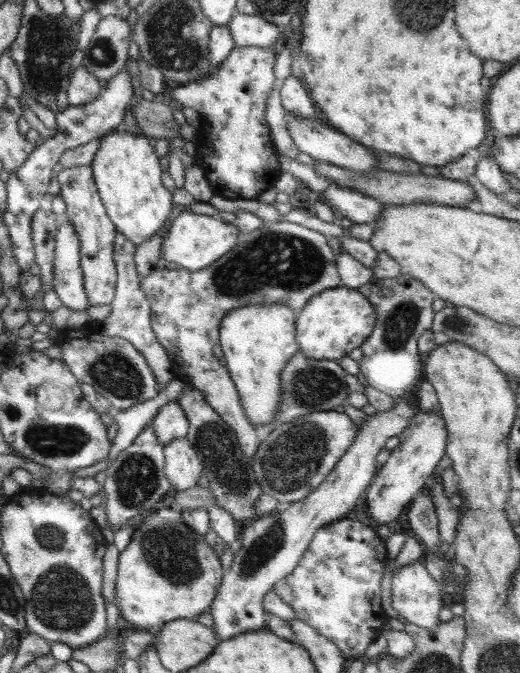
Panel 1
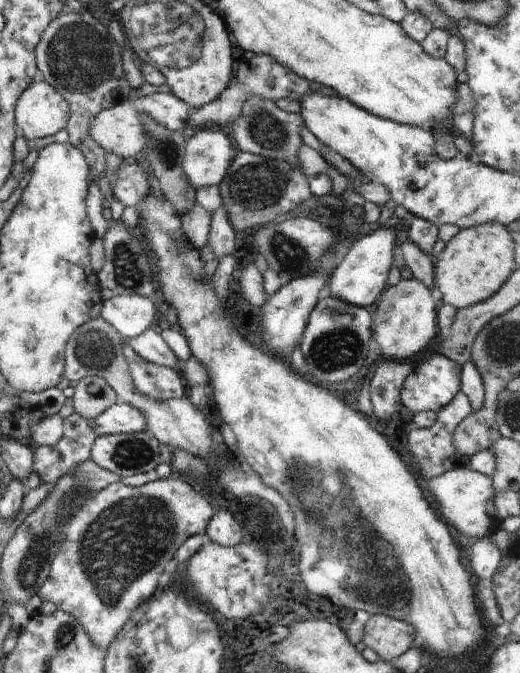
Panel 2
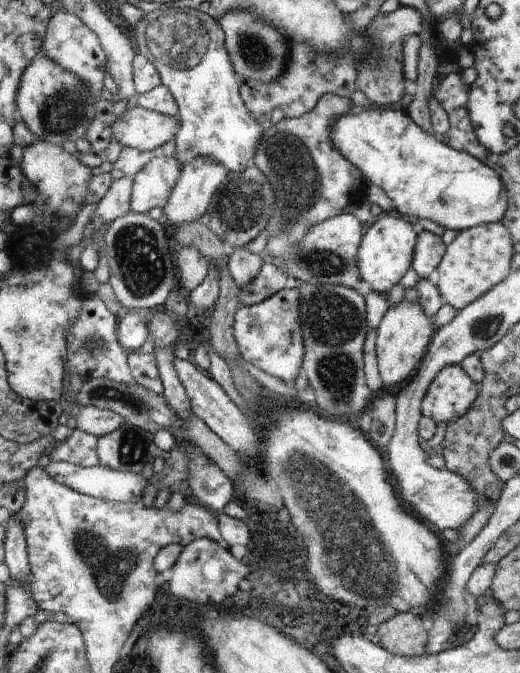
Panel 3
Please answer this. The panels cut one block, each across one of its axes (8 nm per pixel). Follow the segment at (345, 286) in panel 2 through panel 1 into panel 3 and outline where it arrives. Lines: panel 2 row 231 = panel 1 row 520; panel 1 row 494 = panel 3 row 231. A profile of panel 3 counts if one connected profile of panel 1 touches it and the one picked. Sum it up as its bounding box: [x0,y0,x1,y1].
[356,213,416,295]

